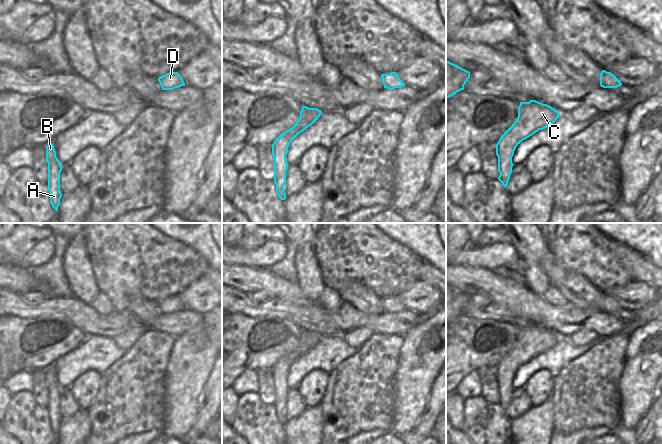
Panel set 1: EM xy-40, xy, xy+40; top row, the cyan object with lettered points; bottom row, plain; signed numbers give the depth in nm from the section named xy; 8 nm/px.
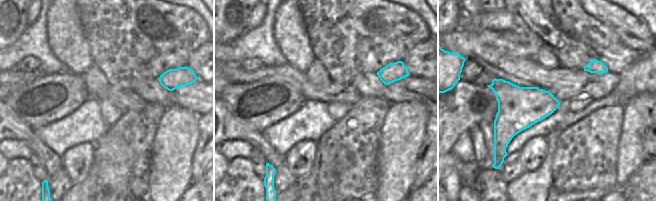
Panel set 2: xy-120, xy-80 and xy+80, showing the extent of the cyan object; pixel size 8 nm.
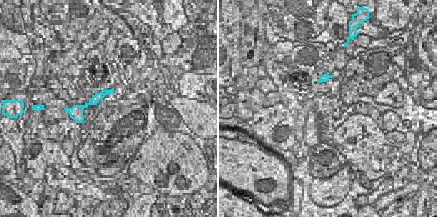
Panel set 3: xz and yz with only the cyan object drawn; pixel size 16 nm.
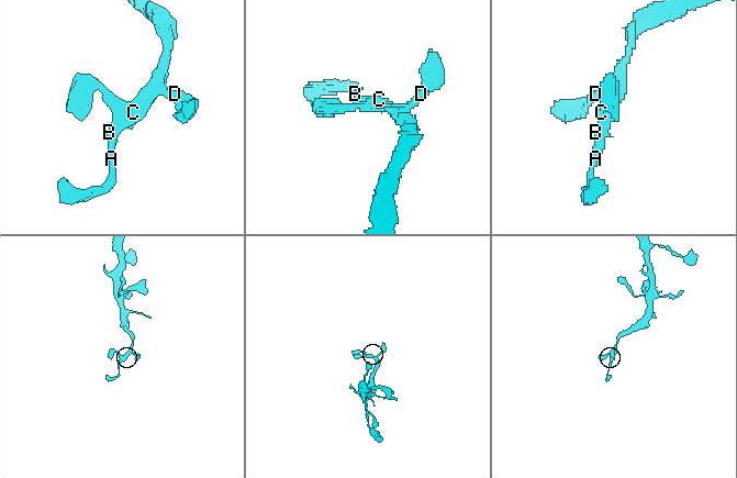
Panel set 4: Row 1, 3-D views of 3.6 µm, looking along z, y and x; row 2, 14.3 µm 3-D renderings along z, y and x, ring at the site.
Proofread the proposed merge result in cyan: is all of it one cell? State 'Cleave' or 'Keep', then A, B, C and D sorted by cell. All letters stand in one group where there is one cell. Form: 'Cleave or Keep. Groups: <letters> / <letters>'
Keep. Groups: A B C D.

